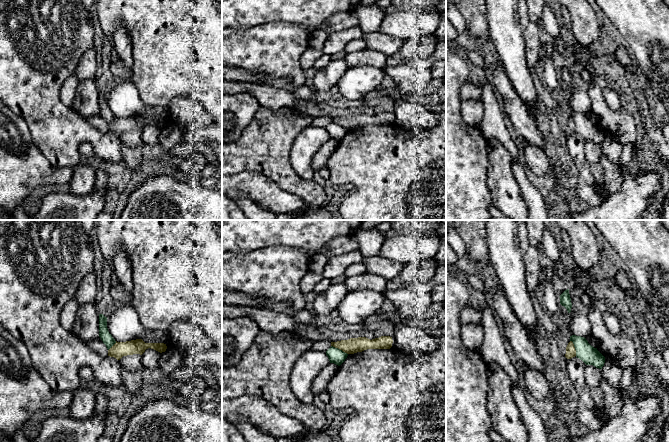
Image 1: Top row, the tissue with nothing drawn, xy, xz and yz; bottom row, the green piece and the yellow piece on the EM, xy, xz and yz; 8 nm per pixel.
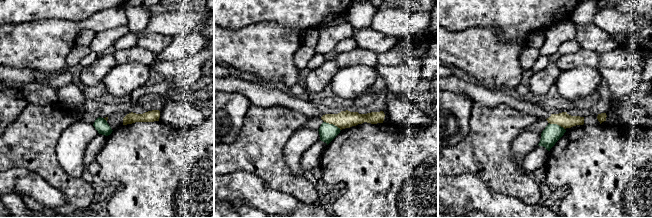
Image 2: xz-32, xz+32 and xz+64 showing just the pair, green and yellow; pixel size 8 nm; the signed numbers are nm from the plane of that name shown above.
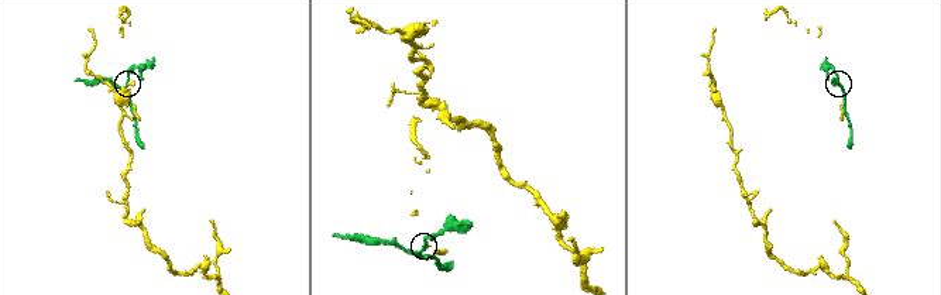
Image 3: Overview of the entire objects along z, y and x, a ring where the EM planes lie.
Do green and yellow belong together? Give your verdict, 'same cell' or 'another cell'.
another cell

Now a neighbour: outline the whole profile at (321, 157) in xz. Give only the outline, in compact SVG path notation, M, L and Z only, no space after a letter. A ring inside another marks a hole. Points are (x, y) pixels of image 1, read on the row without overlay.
M329 138L329 140L319 148L312 159L312 168L314 171L319 171L327 165L327 162L338 143L338 141Z

